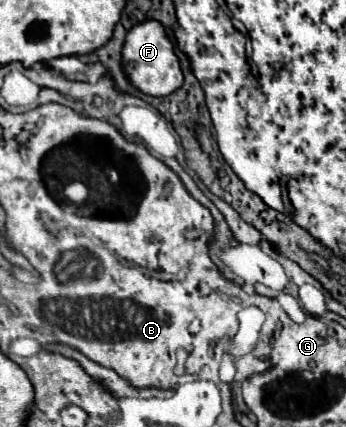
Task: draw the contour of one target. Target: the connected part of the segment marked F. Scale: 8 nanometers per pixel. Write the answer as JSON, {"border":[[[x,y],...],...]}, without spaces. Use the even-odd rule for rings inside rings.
{"border":[[[156,19],[138,23],[136,27],[132,27],[132,31],[128,31],[122,59],[124,59],[124,67],[128,71],[132,85],[148,95],[164,97],[164,95],[170,95],[172,91],[176,91],[184,83],[180,59],[174,53],[174,45],[172,45],[170,37],[166,35],[164,25]]]}

